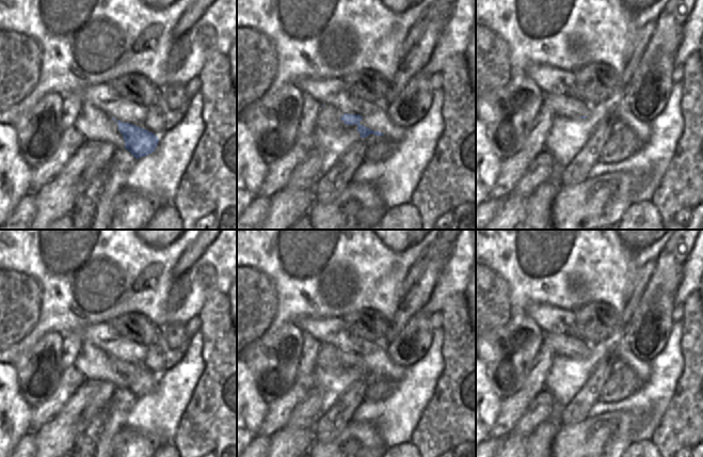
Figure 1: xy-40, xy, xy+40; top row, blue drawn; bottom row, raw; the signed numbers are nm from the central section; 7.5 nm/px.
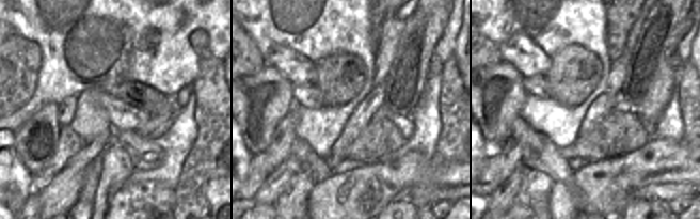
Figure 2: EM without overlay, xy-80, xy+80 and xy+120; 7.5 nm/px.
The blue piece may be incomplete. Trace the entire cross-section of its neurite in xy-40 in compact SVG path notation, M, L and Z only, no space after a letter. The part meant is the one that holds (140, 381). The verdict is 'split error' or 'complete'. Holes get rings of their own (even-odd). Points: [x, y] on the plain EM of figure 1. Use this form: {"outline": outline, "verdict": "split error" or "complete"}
{"outline": "M116 361L125 380L125 388L133 396L139 398L155 391L159 382L156 374L133 363Z", "verdict": "complete"}

